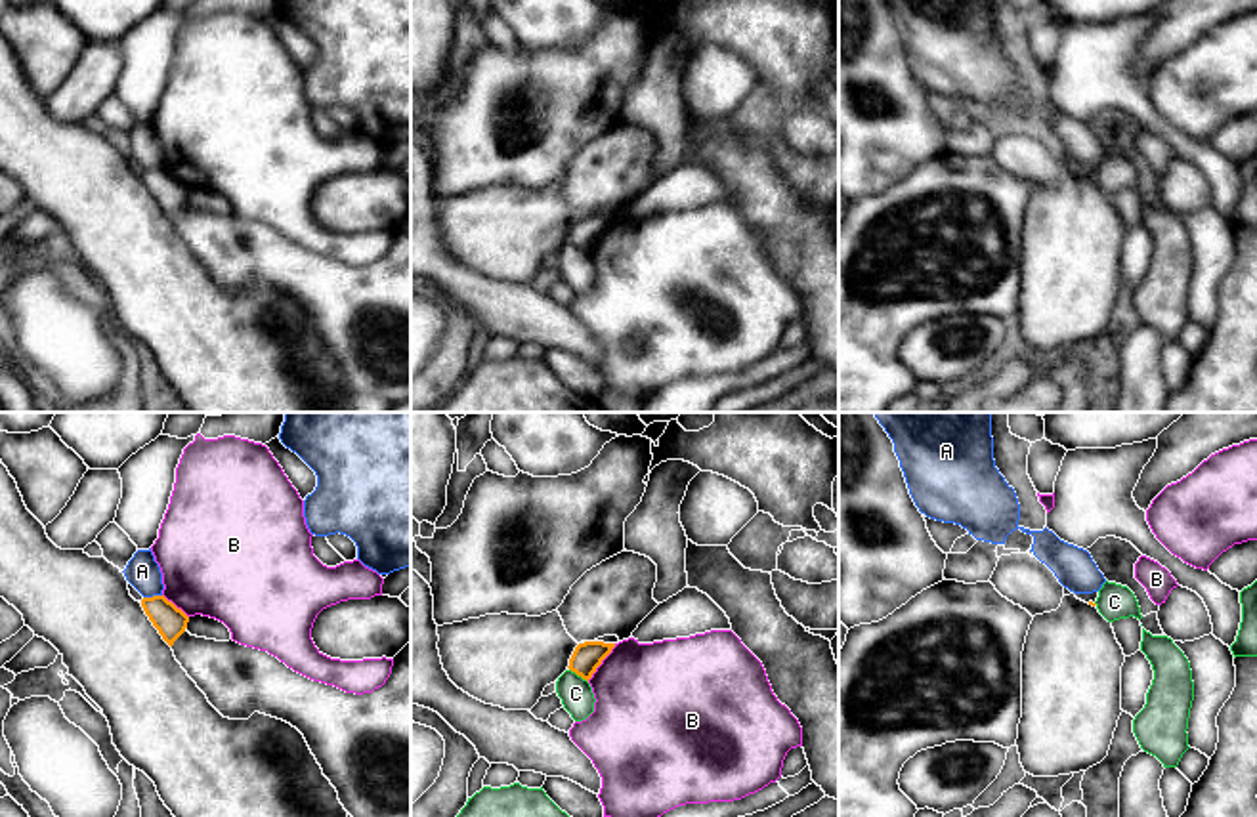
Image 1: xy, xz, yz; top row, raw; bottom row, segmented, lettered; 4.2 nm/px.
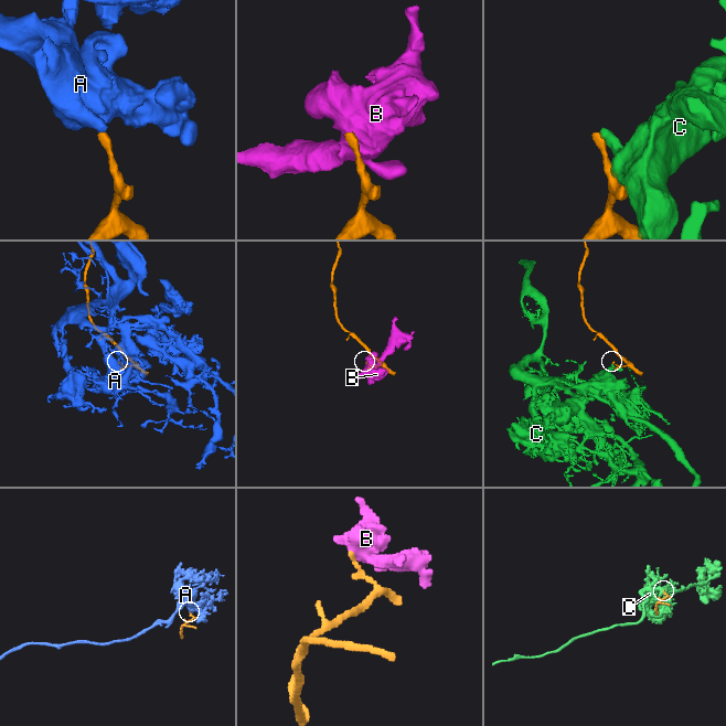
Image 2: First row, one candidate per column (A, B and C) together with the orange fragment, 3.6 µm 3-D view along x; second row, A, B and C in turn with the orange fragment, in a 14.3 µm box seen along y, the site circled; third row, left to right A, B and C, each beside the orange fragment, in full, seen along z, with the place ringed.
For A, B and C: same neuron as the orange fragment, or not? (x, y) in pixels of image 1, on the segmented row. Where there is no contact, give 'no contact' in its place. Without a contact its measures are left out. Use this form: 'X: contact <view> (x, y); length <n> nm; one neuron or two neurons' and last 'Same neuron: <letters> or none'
A: contact xy (153, 596); length 80 nm; two neurons
B: contact xz (600, 663); length 200 nm; two neurons
C: contact xz (579, 674); length 100 nm; two neurons
Same neuron: none

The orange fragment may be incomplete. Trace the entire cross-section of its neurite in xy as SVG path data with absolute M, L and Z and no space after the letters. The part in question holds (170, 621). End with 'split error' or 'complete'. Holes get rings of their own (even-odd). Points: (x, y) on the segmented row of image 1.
M164 596L143 597L141 607L170 647L185 632L189 617Z; complete

